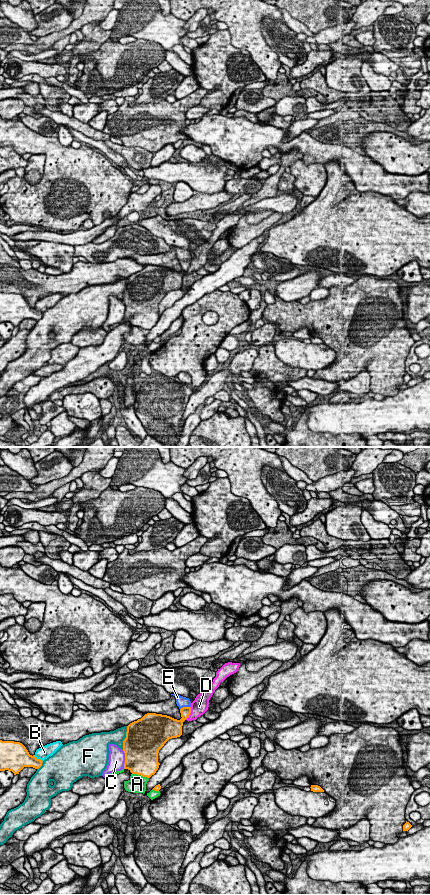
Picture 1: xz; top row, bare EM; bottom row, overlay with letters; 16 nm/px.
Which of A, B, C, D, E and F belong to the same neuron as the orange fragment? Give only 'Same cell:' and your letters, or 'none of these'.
Same cell: E

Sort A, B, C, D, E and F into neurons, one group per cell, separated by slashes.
A / B / C / D / E / F

